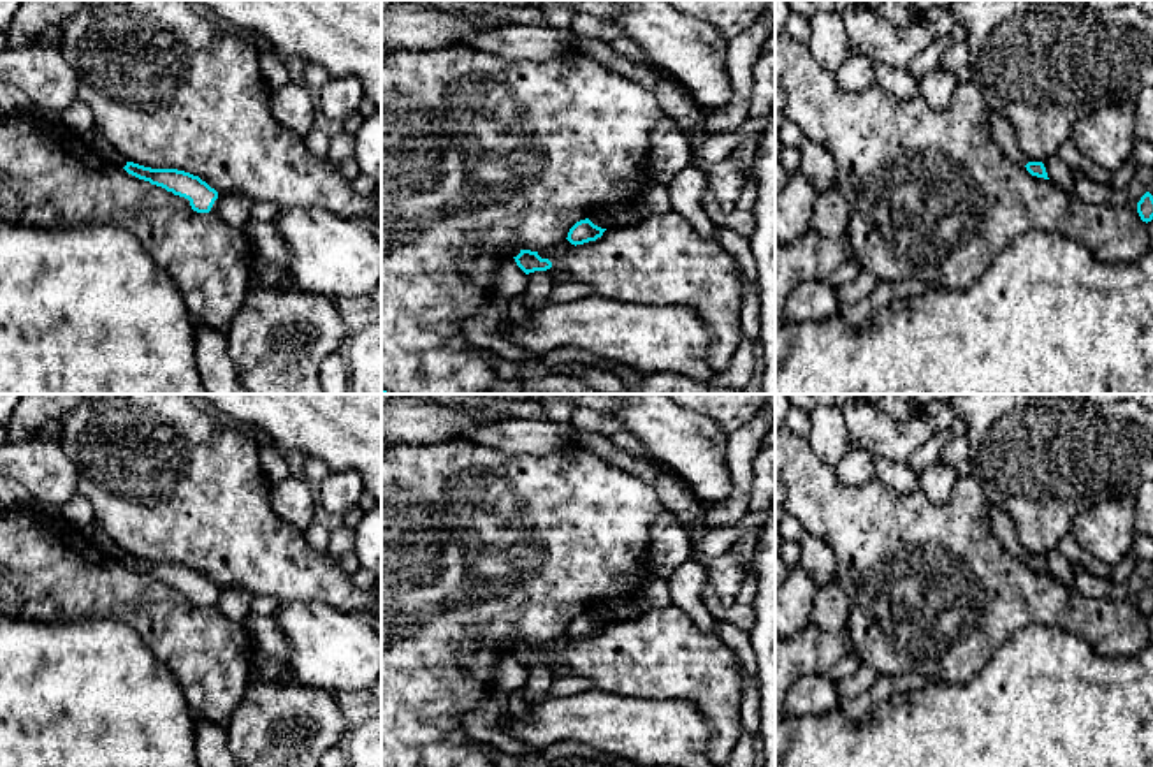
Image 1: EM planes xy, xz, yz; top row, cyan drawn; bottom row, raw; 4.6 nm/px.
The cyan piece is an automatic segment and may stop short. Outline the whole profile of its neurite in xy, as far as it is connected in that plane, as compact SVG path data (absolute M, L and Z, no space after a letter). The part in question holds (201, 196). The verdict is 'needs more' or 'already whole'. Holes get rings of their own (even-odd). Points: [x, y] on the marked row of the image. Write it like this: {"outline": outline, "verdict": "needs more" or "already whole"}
{"outline": "M127 162L123 167L128 174L149 181L151 185L162 186L174 195L185 197L190 201L190 206L197 213L209 213L218 192L211 188L199 176L193 176L178 169L151 169L134 162Z", "verdict": "already whole"}

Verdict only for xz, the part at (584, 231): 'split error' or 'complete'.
complete

